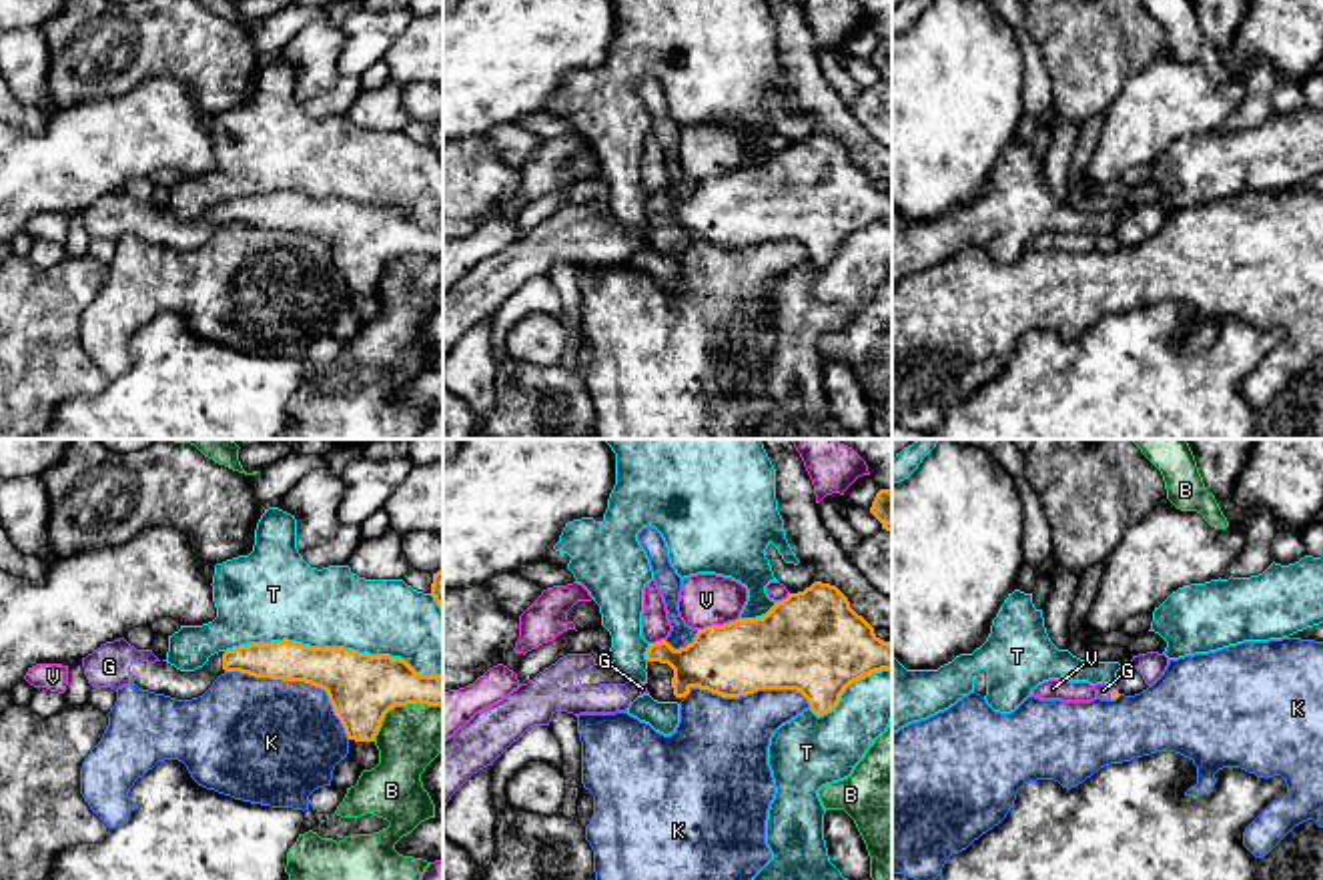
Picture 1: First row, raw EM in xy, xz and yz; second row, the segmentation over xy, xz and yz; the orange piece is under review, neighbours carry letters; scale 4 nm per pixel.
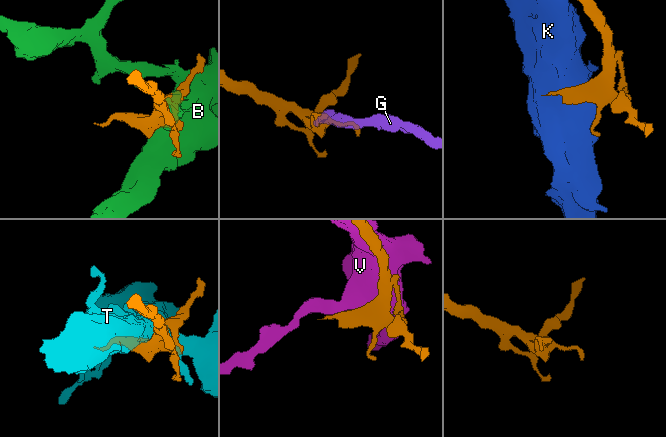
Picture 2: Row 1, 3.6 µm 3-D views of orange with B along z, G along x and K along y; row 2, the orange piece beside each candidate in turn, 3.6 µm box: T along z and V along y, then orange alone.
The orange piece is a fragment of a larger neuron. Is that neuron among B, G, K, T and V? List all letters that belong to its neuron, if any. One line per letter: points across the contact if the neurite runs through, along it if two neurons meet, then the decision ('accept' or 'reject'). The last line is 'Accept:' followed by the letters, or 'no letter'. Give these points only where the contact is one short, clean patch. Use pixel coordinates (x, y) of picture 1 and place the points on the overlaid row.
B: reject
G: way yz (1115, 694), (1111, 694), (1103, 690); accept
K: reject
T: reject
V: reject
Accept: G

